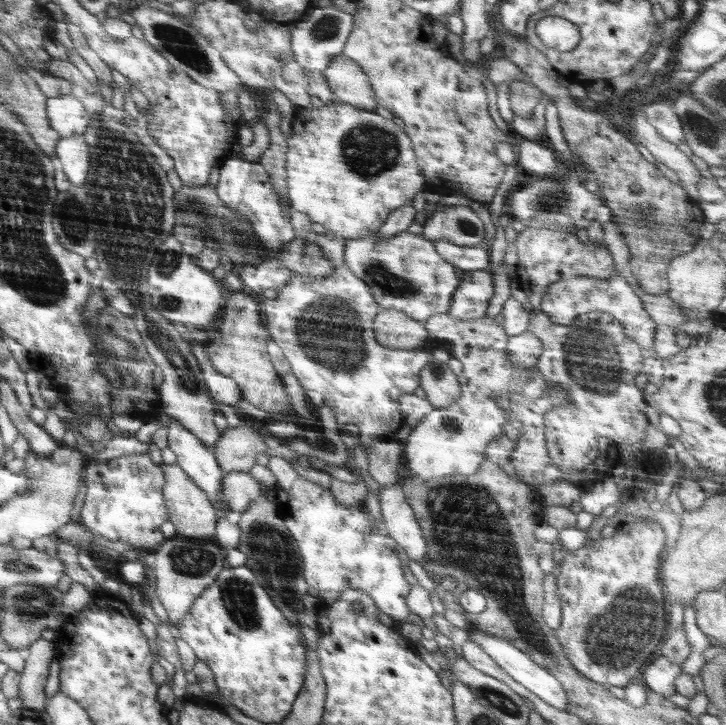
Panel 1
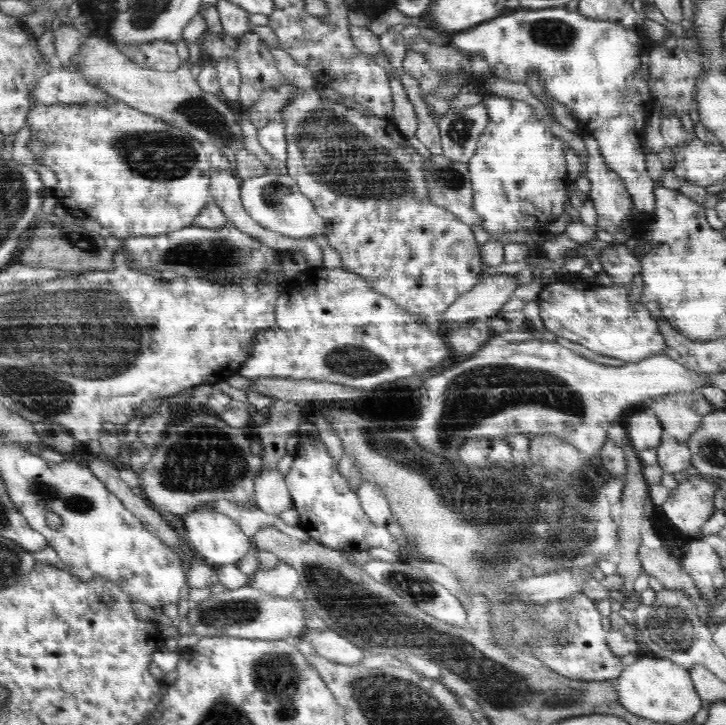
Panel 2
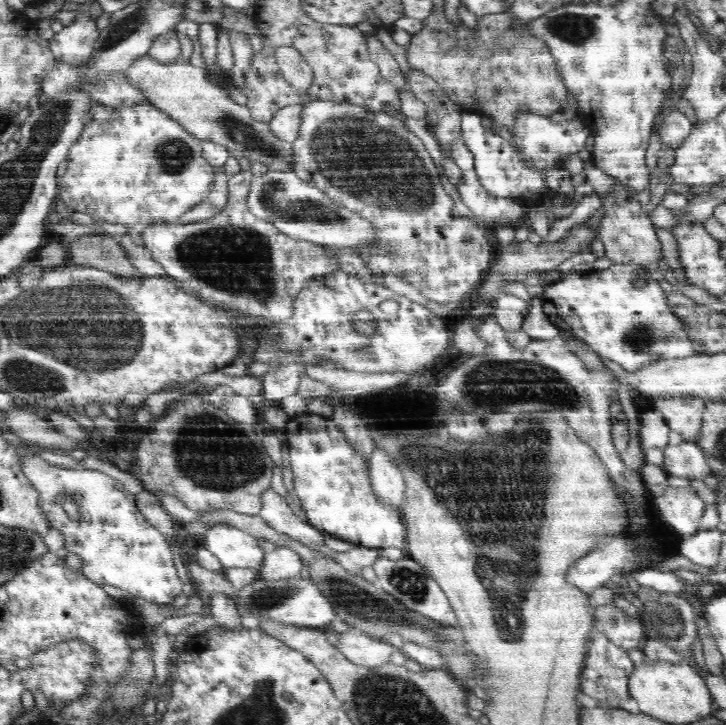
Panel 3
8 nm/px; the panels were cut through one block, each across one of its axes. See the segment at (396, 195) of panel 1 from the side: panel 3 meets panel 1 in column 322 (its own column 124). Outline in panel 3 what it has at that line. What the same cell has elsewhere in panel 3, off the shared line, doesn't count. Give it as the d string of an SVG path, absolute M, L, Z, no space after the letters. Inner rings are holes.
M148 103L116 109L92 106L89 113L91 119L68 151L66 173L58 179L58 195L69 209L110 224L141 230L155 224L178 223L184 212L199 205L210 194L215 172L203 158L200 139L165 112Z

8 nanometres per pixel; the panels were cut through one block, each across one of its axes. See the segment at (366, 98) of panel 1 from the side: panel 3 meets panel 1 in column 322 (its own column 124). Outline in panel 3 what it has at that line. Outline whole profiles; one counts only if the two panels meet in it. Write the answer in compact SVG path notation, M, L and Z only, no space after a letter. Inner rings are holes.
M144 56L124 71L124 75L128 76L128 80L146 97L150 105L179 122L197 139L221 144L227 148L230 157L262 162L272 171L294 170L296 156L292 143L276 138L267 122L254 120L248 107L236 104L223 88L208 80L205 70L195 68L186 61L162 63Z

